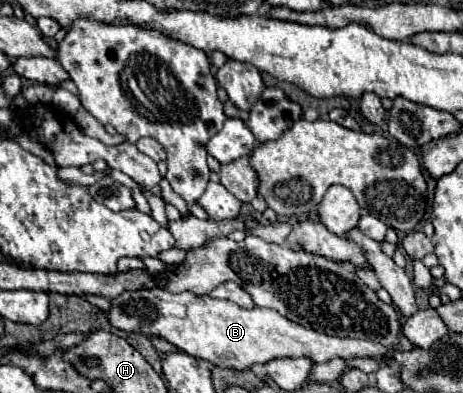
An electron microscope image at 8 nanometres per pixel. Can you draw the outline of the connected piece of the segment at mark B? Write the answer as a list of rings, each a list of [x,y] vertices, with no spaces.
[[[144,288],[144,290],[128,290],[116,298],[110,298],[112,308],[100,310],[108,312],[108,322],[124,332],[140,332],[146,336],[158,336],[184,350],[186,354],[206,360],[220,368],[246,370],[254,364],[266,364],[274,358],[286,356],[310,356],[316,364],[324,364],[336,356],[354,358],[354,356],[370,356],[384,358],[386,348],[372,340],[356,340],[356,338],[336,338],[320,334],[312,328],[304,328],[288,318],[280,316],[276,310],[268,308],[252,308],[244,310],[228,300],[216,300],[210,296],[194,296],[190,292],[170,294],[162,288]]]

